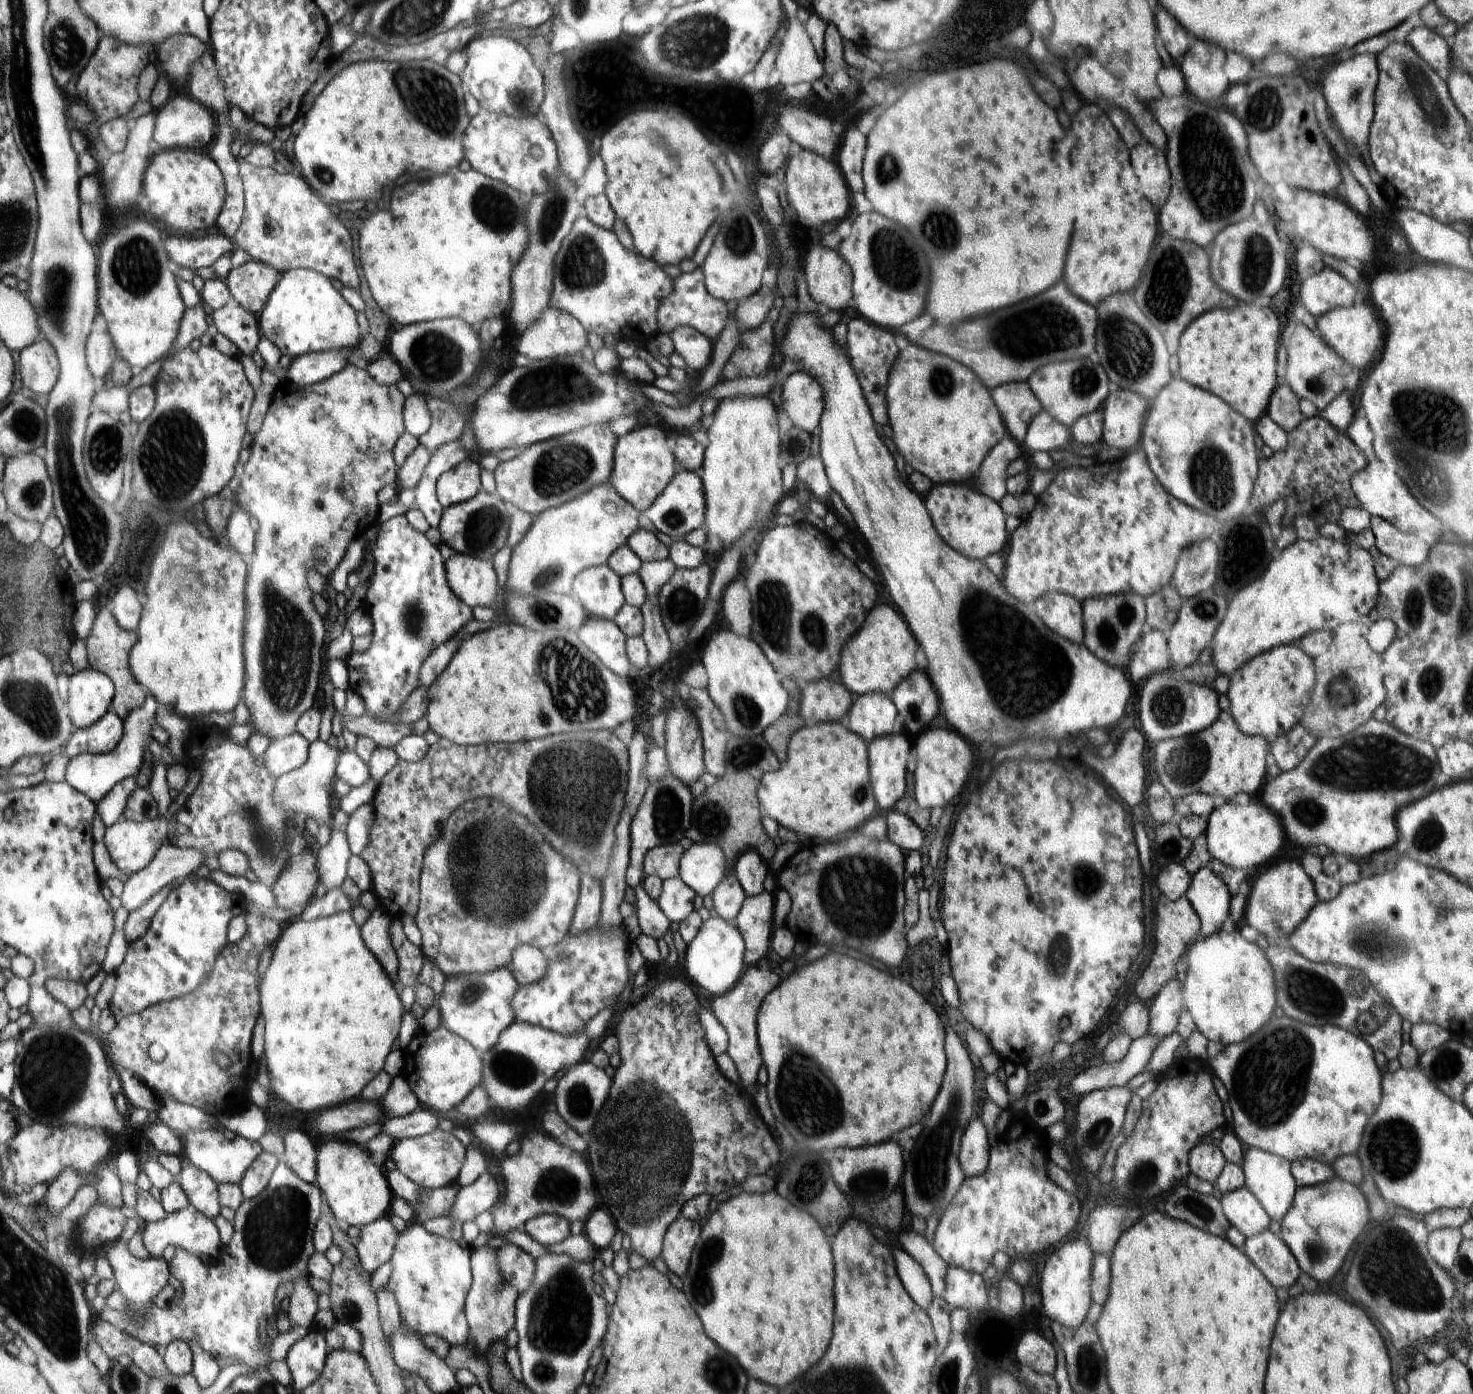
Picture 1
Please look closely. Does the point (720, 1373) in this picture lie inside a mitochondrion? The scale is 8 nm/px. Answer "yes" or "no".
yes

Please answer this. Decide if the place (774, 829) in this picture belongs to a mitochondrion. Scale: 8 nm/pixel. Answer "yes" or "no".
no

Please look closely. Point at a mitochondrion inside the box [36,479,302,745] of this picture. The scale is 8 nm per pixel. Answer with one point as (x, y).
(130, 546)

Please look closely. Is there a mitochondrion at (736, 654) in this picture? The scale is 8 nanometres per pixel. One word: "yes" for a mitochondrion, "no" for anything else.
no

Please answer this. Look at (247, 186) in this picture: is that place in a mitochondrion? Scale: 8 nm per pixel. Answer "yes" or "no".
no

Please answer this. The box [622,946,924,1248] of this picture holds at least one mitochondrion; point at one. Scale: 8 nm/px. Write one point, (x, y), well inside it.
(805, 1093)

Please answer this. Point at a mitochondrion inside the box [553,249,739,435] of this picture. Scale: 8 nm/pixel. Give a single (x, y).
(618, 301)

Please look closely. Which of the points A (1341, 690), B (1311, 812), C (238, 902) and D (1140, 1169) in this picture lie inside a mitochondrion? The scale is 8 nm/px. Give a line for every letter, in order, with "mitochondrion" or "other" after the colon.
A: mitochondrion
B: mitochondrion
C: other
D: mitochondrion

